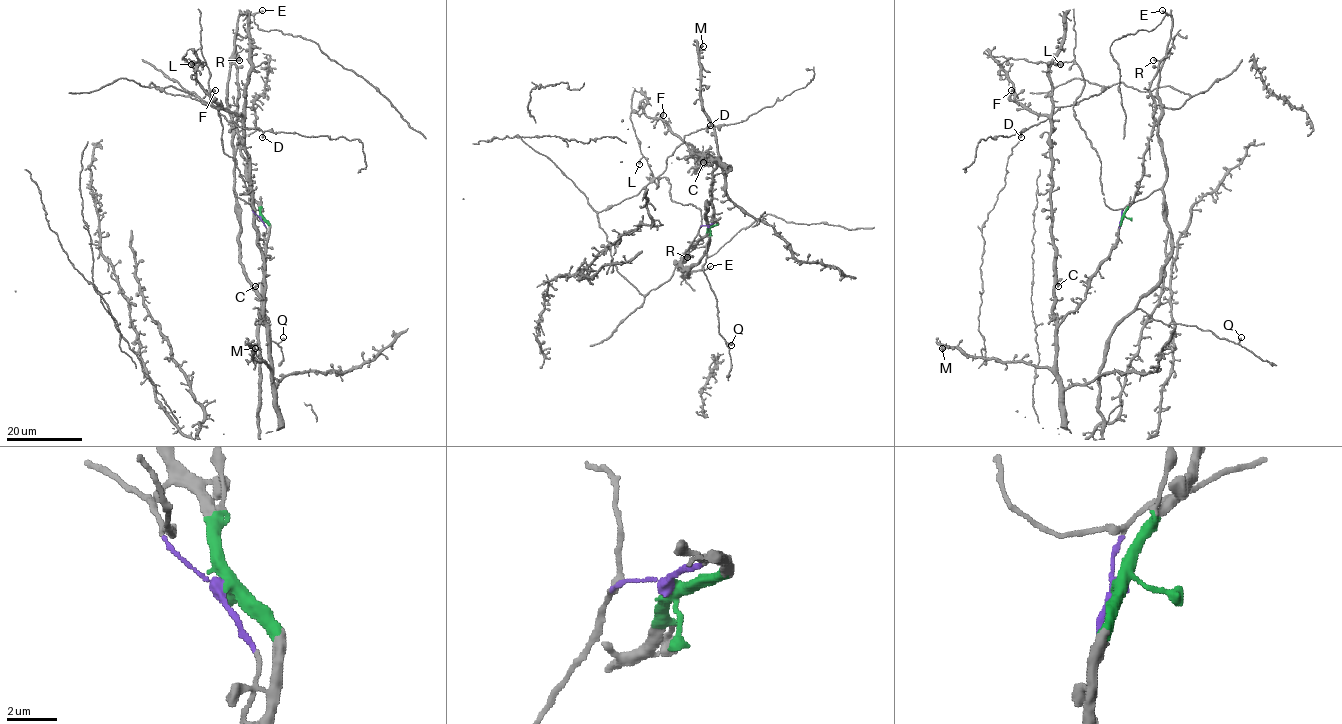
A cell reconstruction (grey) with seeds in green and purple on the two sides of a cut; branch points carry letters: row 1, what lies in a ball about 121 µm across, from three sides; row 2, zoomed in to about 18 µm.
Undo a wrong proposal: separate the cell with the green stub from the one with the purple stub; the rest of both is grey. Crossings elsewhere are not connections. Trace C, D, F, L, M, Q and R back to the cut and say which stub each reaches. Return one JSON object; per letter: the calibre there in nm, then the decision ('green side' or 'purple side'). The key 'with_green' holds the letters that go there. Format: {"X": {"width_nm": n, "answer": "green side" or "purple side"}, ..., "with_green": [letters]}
{"C": {"width_nm": 440, "answer": "green side"}, "D": {"width_nm": 360, "answer": "purple side"}, "F": {"width_nm": 400, "answer": "green side"}, "L": {"width_nm": 420, "answer": "purple side"}, "M": {"width_nm": 380, "answer": "green side"}, "Q": {"width_nm": 480, "answer": "purple side"}, "R": {"width_nm": 480, "answer": "green side"}, "with_green": ["C", "F", "M", "R"]}

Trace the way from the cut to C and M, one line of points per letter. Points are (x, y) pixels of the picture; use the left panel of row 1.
C: (261, 217), (268, 225), (263, 278), (264, 315), (261, 320), (264, 285), (259, 282), (255, 286)
M: (261, 217), (268, 225), (263, 297), (268, 320), (269, 367), (264, 362), (253, 360), (250, 348), (255, 348)

